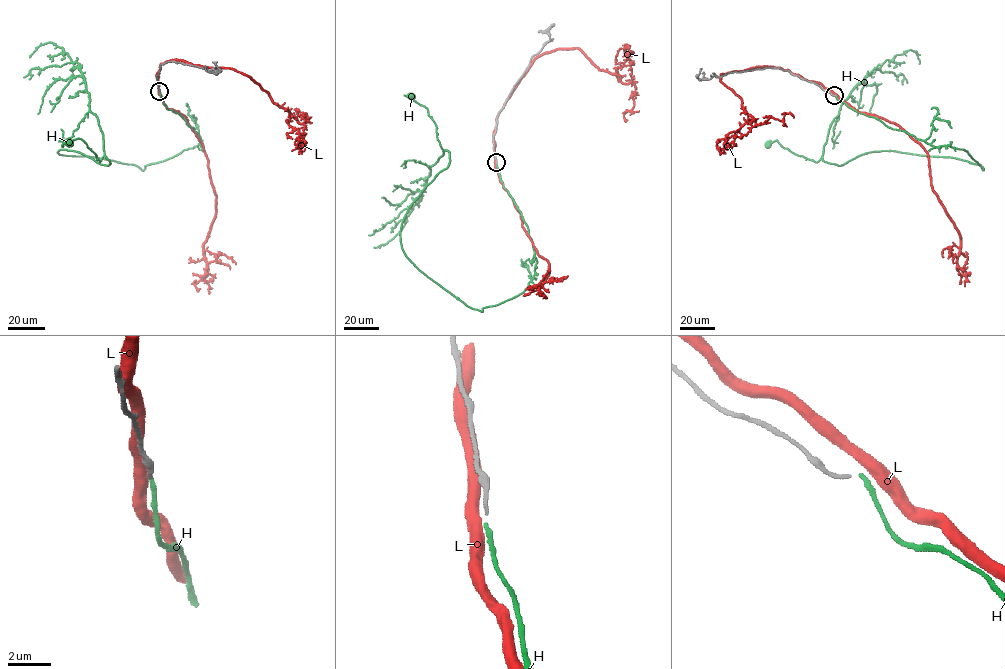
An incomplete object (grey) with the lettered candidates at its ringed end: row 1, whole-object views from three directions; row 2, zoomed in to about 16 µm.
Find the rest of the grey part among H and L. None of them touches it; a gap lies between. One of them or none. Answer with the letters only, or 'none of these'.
H

